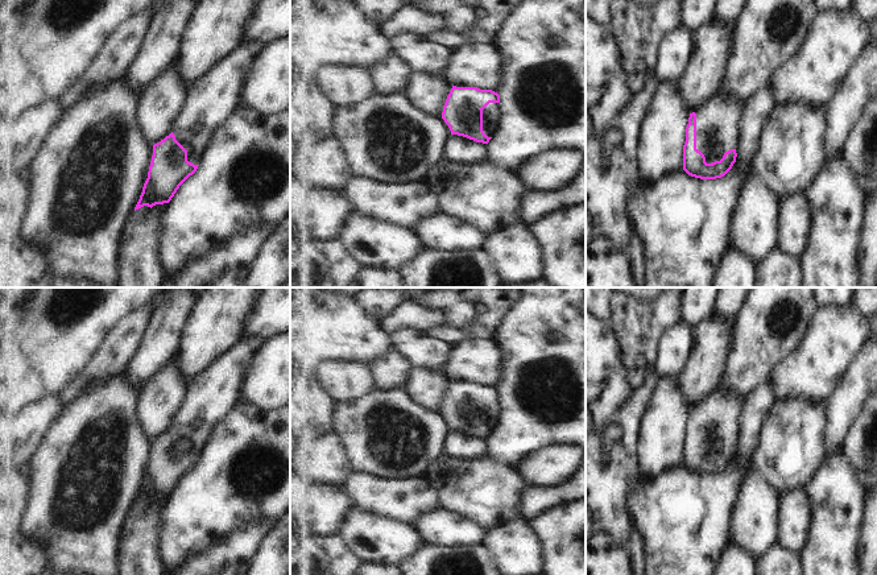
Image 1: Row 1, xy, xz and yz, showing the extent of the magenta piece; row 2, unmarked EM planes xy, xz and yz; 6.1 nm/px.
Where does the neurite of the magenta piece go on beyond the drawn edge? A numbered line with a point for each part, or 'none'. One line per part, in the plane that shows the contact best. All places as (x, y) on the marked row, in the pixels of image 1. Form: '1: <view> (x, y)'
1: yz (718, 121)

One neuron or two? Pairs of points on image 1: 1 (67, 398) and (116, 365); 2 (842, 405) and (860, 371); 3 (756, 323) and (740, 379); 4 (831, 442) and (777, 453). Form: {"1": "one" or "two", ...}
{"1": "one", "2": "one", "3": "one", "4": "two"}

